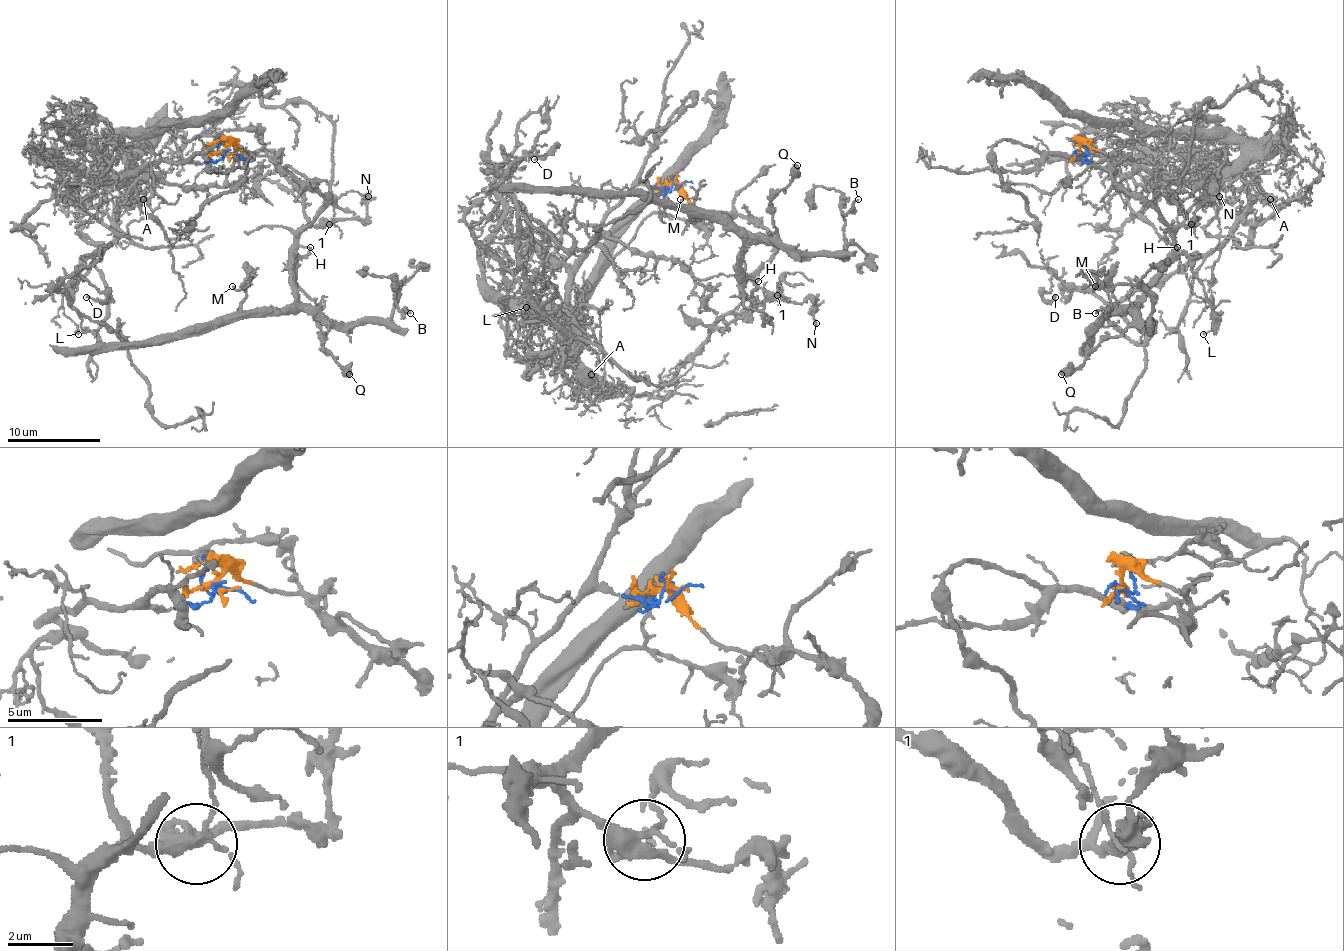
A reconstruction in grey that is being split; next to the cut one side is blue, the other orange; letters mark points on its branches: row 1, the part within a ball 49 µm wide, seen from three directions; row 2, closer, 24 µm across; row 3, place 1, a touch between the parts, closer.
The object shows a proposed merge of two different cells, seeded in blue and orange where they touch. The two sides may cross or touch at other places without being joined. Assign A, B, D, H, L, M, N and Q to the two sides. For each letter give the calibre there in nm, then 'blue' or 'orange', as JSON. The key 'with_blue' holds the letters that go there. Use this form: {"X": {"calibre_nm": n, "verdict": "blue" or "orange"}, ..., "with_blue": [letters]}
{"A": {"calibre_nm": 130, "verdict": "blue"}, "B": {"calibre_nm": 160, "verdict": "orange"}, "D": {"calibre_nm": 150, "verdict": "blue"}, "H": {"calibre_nm": 140, "verdict": "orange"}, "L": {"calibre_nm": 110, "verdict": "blue"}, "M": {"calibre_nm": 110, "verdict": "orange"}, "N": {"calibre_nm": 200, "verdict": "orange"}, "Q": {"calibre_nm": 550, "verdict": "orange"}, "with_blue": ["A", "D", "L"]}

